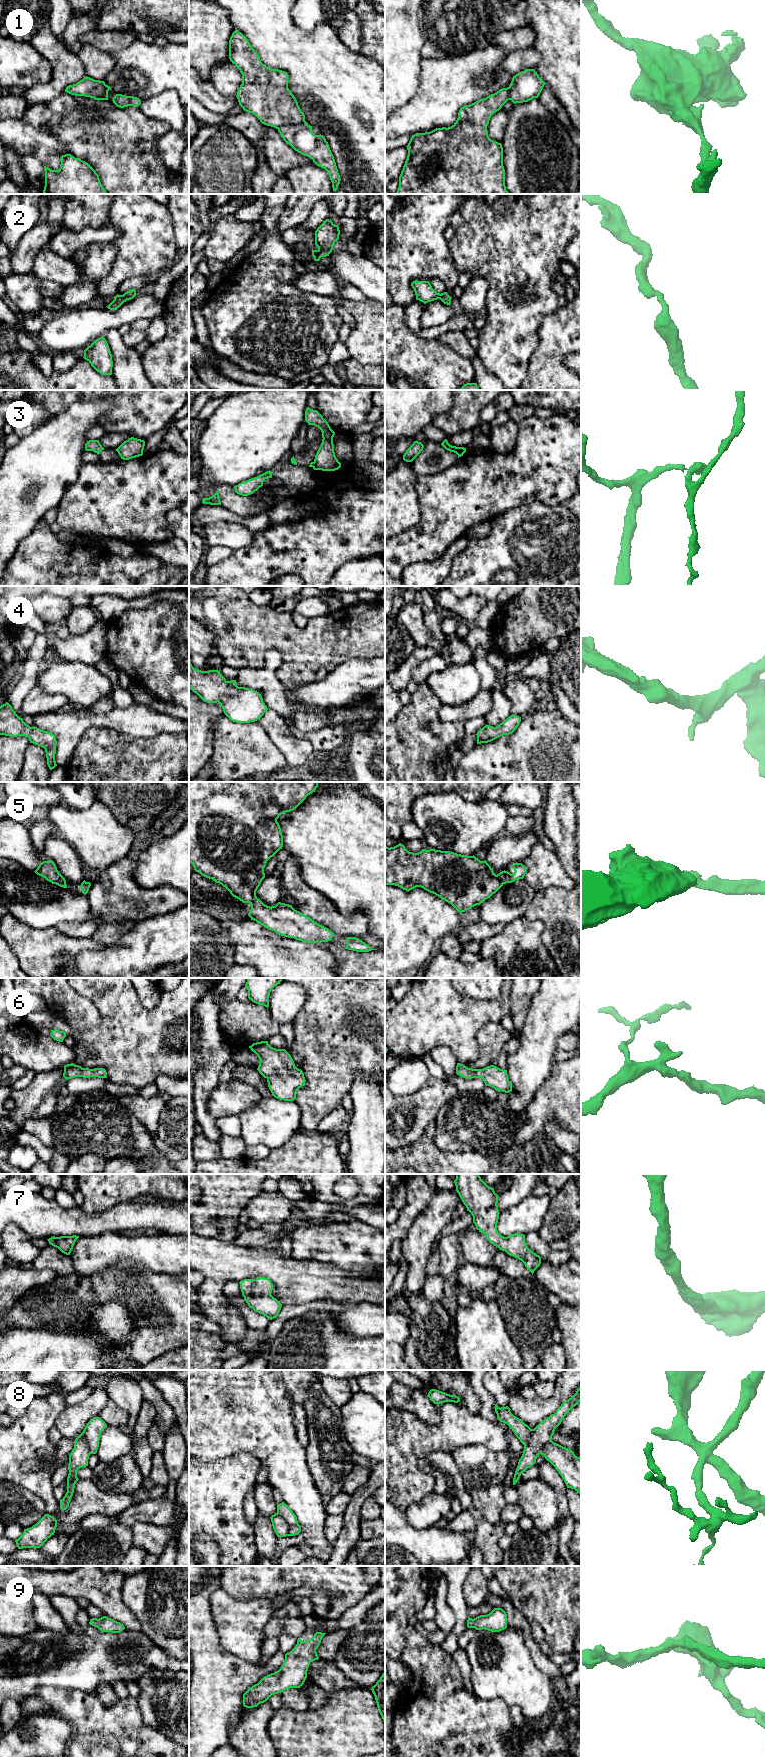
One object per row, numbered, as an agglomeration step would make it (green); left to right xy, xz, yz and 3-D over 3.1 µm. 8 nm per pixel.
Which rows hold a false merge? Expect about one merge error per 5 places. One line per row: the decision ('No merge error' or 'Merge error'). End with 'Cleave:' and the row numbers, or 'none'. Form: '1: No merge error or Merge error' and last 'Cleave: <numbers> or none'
1: Merge error
2: No merge error
3: Merge error
4: No merge error
5: No merge error
6: No merge error
7: No merge error
8: Merge error
9: No merge error
Cleave: 1, 3, 8

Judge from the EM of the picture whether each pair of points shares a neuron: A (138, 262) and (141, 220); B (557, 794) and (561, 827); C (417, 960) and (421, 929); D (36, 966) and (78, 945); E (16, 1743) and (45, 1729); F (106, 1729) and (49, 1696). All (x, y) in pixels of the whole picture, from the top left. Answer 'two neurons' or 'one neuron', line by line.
A: one neuron
B: one neuron
C: one neuron
D: one neuron
E: one neuron
F: one neuron

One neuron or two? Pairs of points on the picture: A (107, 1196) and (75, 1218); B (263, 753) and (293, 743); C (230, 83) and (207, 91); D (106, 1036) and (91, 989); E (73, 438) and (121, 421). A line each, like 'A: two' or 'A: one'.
A: two
B: two
C: two
D: one
E: two

